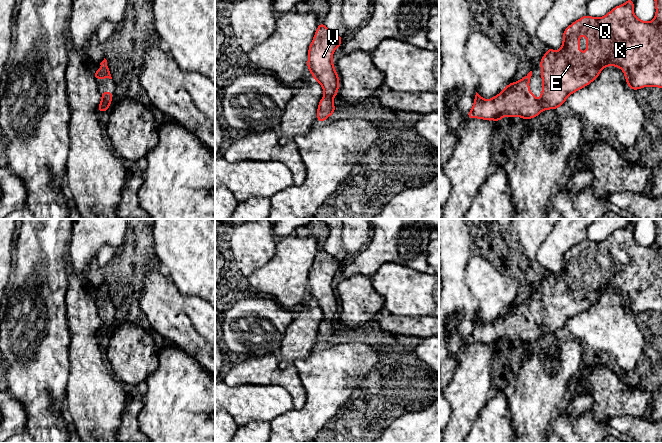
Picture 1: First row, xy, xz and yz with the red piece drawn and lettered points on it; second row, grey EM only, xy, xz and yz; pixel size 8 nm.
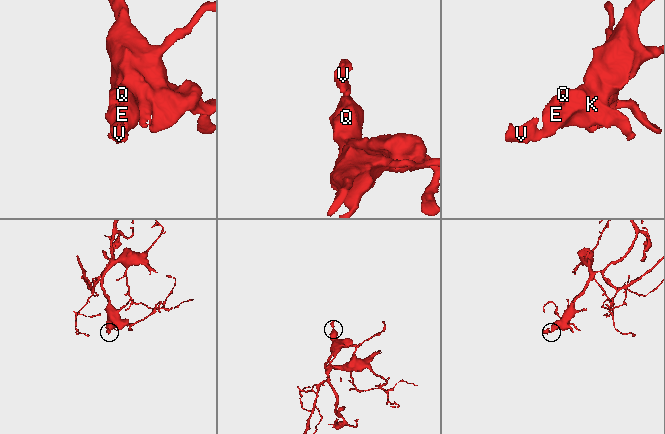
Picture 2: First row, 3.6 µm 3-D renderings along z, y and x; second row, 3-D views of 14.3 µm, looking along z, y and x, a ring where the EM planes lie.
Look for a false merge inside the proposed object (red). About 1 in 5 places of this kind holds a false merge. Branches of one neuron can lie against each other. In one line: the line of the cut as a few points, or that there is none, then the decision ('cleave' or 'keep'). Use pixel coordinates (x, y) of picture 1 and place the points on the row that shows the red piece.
cut none; keep

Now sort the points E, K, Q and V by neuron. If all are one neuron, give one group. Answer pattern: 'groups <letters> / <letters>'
groups E K Q V

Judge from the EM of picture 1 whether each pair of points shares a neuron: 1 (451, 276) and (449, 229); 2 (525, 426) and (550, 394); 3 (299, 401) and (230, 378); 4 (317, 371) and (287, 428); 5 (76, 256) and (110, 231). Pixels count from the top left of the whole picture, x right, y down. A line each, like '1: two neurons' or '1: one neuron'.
1: one neuron
2: one neuron
3: one neuron
4: one neuron
5: one neuron

